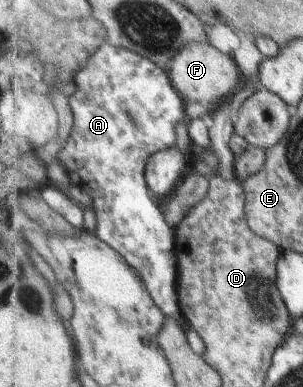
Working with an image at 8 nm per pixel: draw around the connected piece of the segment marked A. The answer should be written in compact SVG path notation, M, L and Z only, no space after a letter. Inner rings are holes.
M104 44L90 59L87 64L83 66L82 71L79 71L74 76L76 91L70 98L71 107L74 113L74 127L72 127L72 133L68 137L68 141L65 142L65 146L57 153L57 158L63 169L67 172L66 176L71 185L81 187L86 190L94 201L94 211L97 220L97 226L95 233L102 238L110 247L118 250L118 253L125 257L129 264L133 266L142 281L145 282L145 286L150 292L150 295L154 298L154 301L161 306L161 310L165 313L166 317L174 317L180 325L186 324L187 319L182 313L180 303L180 291L178 291L178 285L180 285L180 268L178 267L178 252L177 252L177 232L176 229L172 229L168 225L168 221L164 219L164 212L158 206L158 200L152 194L149 186L149 182L146 179L146 167L149 164L149 159L154 153L166 149L166 147L172 147L176 145L176 125L180 121L185 124L190 124L190 119L186 115L186 109L184 109L185 99L178 93L176 86L173 84L169 72L162 69L157 62L152 61L148 57L132 50L126 49L122 46L114 46L112 44Z

